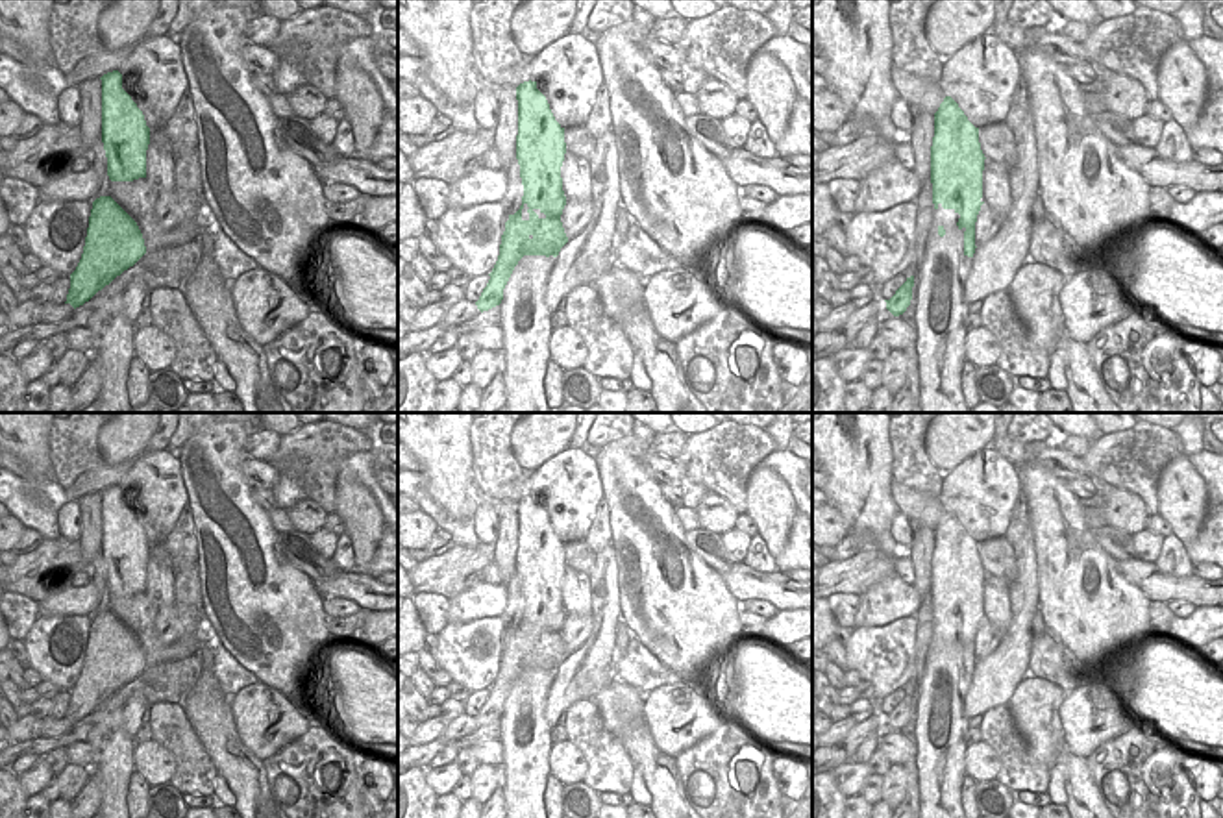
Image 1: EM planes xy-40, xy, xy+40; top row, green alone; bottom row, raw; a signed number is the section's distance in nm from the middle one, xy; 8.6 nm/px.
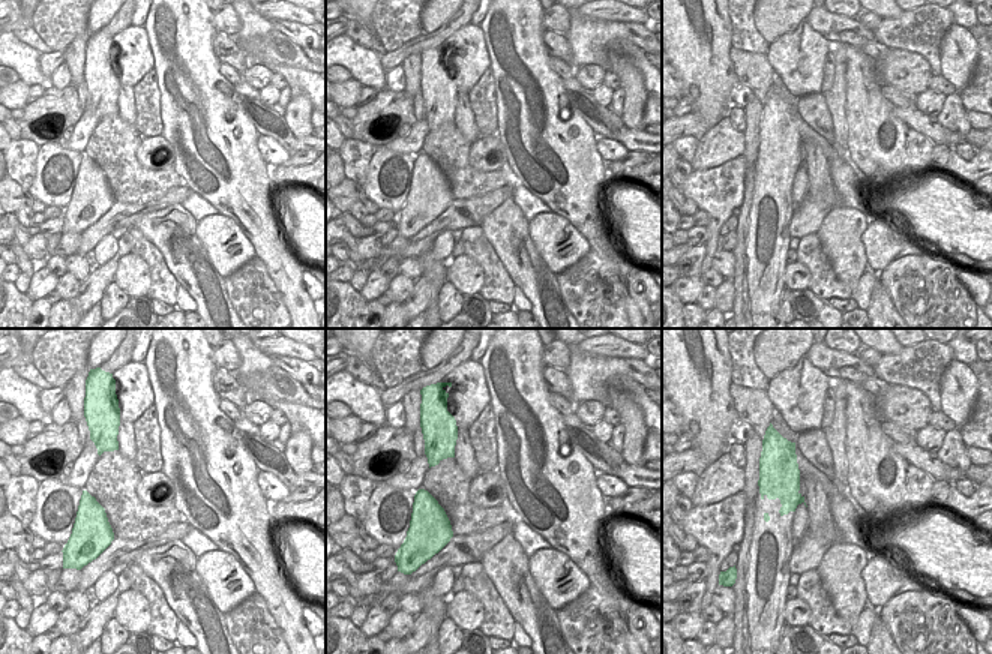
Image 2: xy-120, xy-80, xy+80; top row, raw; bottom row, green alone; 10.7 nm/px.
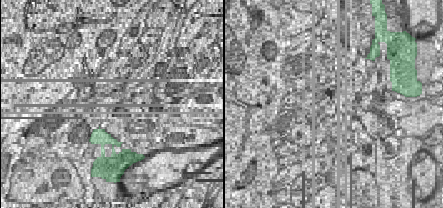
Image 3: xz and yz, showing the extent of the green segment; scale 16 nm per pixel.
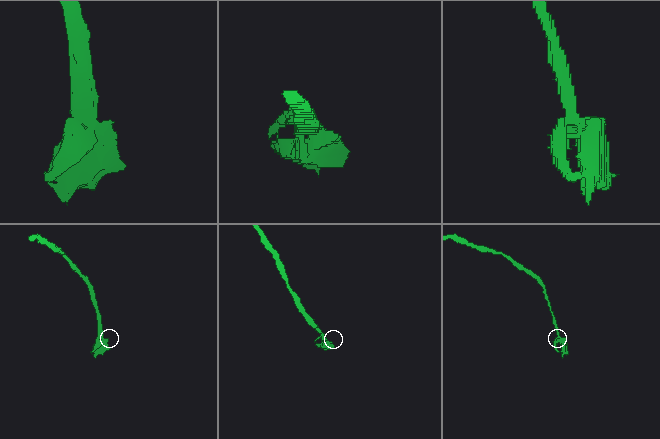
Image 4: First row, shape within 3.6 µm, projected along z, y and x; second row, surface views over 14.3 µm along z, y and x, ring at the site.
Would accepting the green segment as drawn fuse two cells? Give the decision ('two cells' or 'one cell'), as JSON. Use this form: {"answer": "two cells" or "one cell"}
{"answer": "one cell"}

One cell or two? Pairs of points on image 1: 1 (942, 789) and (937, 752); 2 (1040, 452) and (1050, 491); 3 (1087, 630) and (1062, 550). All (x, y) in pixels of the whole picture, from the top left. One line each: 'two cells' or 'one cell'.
1: one cell
2: two cells
3: one cell

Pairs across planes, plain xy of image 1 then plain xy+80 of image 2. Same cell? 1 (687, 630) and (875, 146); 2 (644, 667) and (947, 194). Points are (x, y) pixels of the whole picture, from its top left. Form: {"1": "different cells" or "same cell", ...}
{"1": "same cell", "2": "different cells"}

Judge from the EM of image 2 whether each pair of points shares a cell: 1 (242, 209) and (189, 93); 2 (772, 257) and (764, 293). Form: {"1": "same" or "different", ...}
{"1": "same", "2": "same"}

